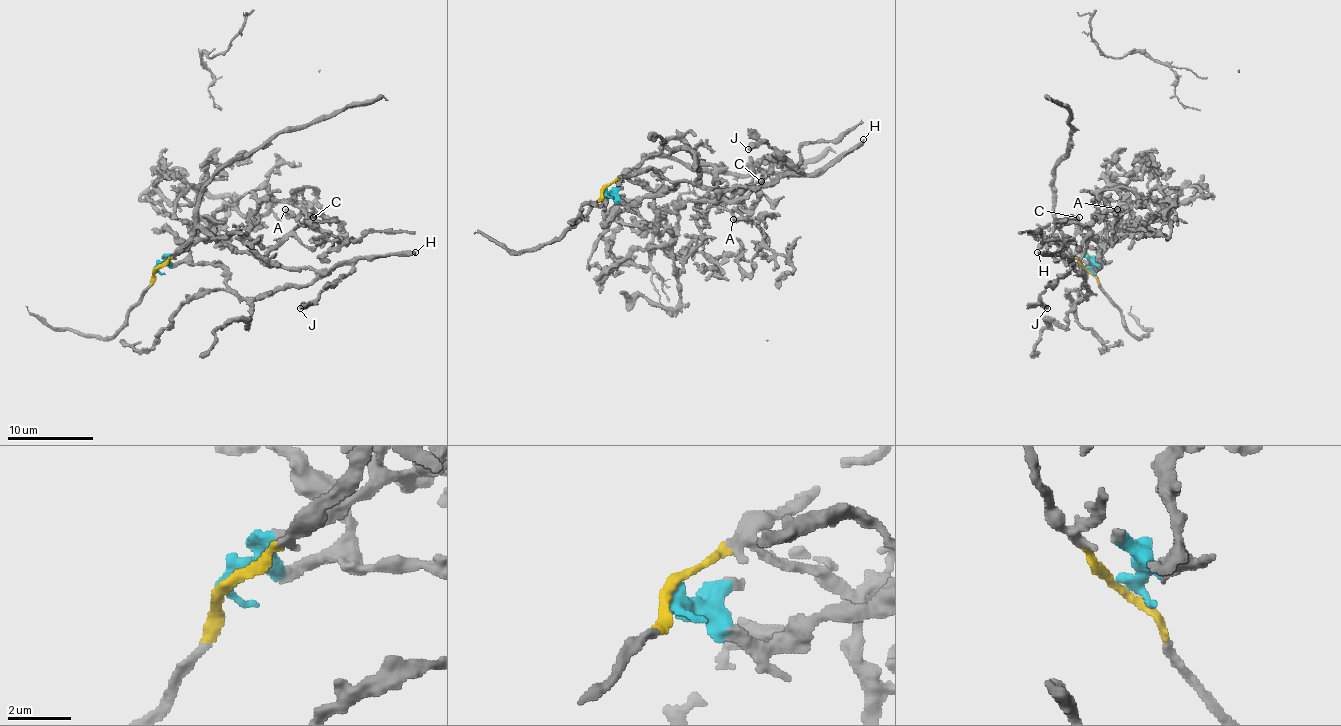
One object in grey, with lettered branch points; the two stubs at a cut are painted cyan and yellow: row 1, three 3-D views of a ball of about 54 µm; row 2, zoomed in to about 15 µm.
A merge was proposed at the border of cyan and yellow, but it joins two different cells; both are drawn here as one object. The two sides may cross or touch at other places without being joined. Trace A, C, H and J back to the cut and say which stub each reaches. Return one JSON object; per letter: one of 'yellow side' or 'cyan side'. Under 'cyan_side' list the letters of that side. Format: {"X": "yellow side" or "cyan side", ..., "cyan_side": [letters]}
{"A": "yellow side", "C": "yellow side", "H": "cyan side", "J": "cyan side", "cyan_side": ["H", "J"]}

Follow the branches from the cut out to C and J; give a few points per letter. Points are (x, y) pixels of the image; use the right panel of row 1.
C: (1086, 268), (1058, 230), (1036, 234), (1075, 262), (1086, 251), (1088, 232), (1064, 221), (1079, 217)
J: (1086, 268), (1101, 262), (1086, 270), (1079, 289), (1081, 296), (1088, 292), (1073, 264), (1041, 296), (1047, 309)

